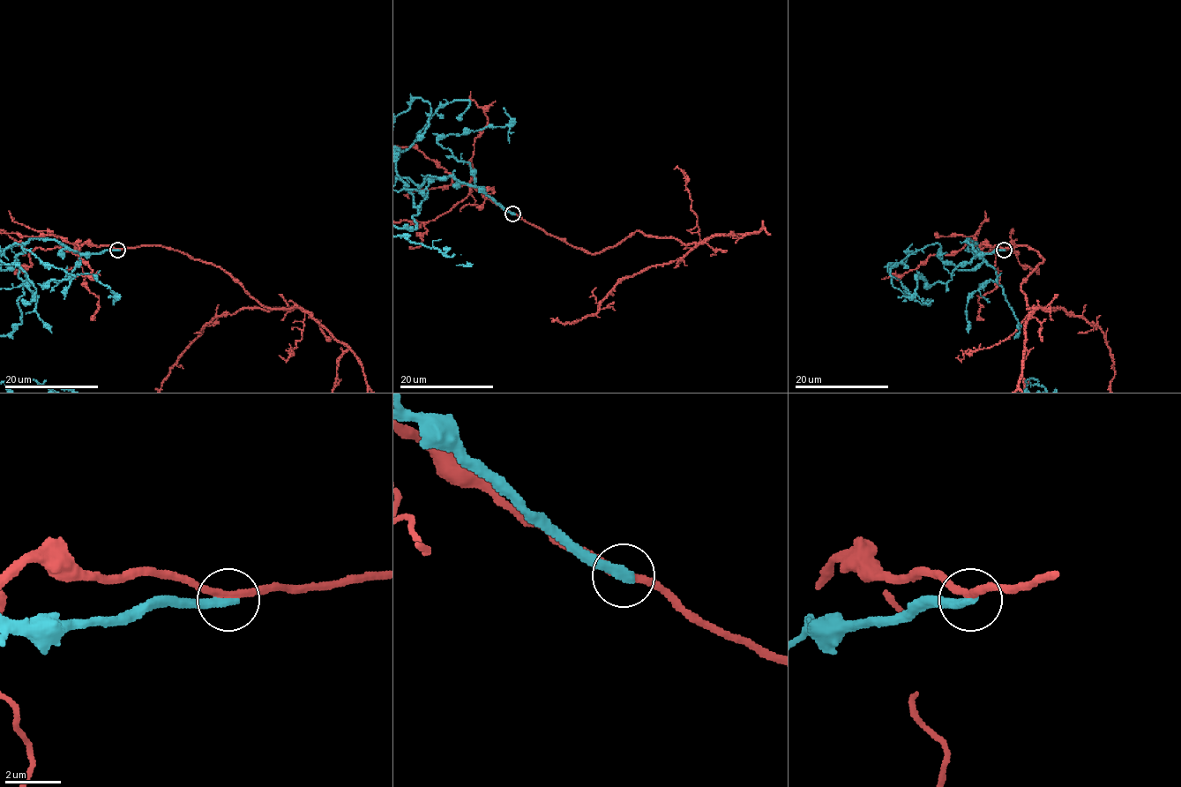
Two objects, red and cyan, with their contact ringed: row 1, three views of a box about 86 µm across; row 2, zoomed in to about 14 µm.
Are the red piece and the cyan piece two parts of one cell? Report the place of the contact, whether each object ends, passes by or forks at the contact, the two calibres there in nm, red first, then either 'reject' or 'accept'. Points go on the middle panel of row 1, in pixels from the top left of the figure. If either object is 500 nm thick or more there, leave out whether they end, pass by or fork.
place (512, 213); red passes by; cyan ends; calibres 260 and 340 nm; reject

